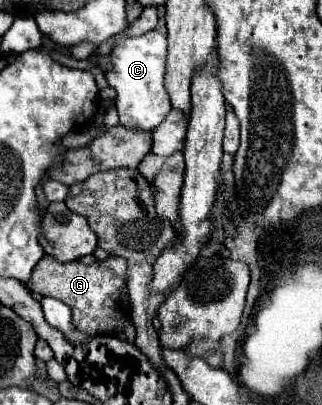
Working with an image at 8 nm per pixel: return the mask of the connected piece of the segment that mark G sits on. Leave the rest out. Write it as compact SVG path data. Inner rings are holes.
M44 256L34 266L32 278L28 280L26 286L30 292L52 296L68 304L72 308L74 324L80 330L92 334L118 334L122 332L124 320L130 316L128 290L126 290L126 260L118 256L108 256L106 260L94 264L82 264L82 262L60 264L52 256Z

